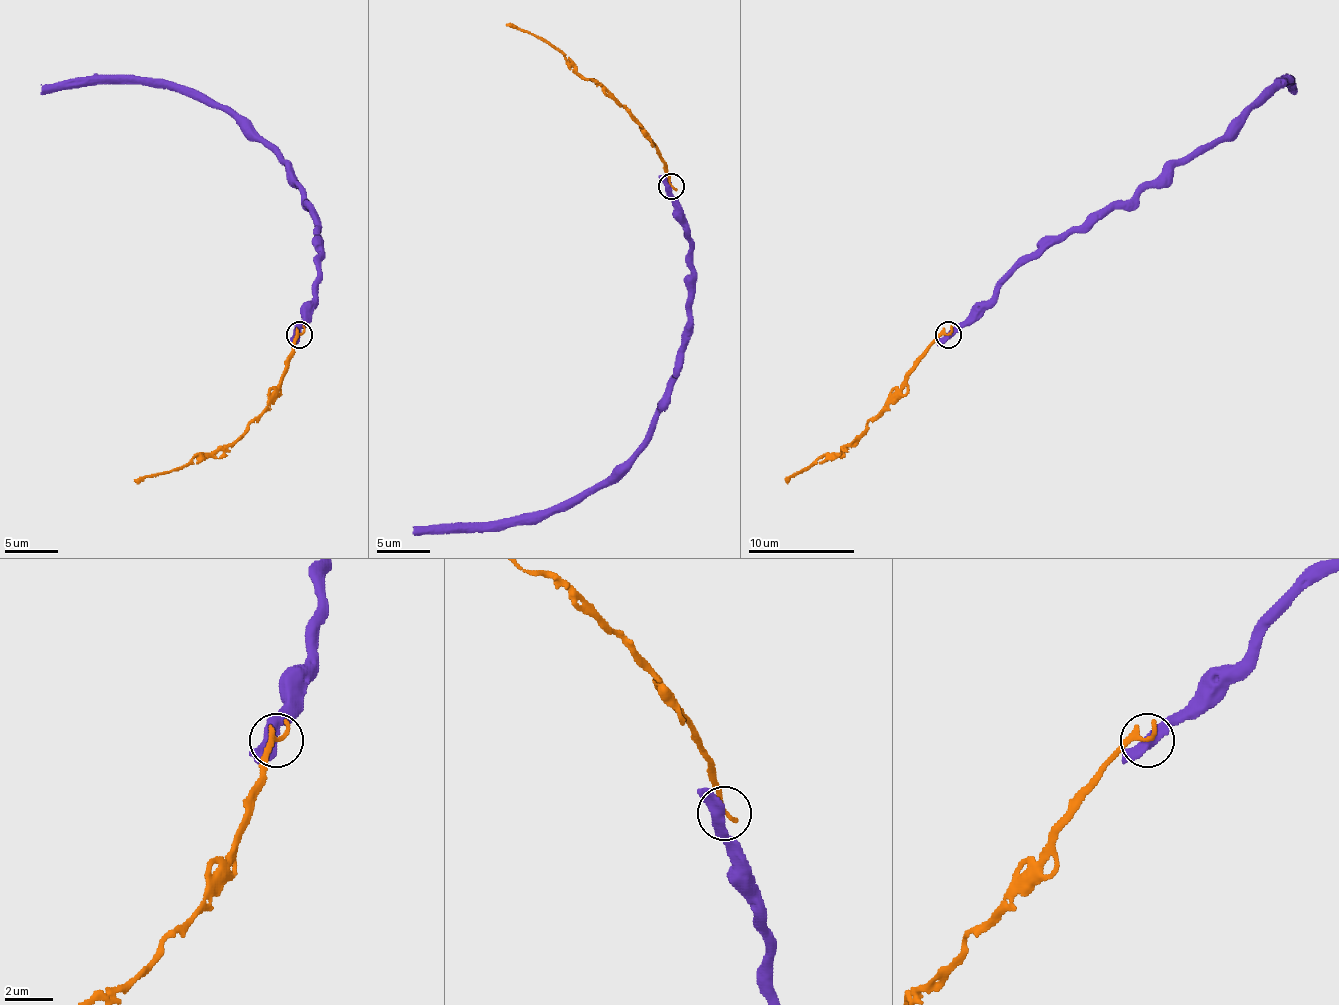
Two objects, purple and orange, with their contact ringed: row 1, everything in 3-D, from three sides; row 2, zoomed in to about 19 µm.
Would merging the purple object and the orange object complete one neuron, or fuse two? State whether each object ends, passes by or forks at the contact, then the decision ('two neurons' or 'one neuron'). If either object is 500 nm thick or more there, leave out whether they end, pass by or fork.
purple passes by | orange ends | two neurons

